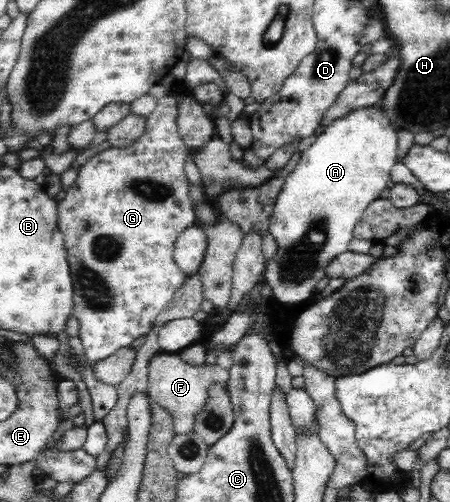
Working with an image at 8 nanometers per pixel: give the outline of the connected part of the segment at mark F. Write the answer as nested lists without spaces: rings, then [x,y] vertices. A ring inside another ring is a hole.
[[[159,352],[150,359],[148,364],[148,394],[152,400],[169,411],[177,435],[194,431],[195,415],[203,409],[211,385],[218,383],[221,388],[227,389],[228,379],[228,369],[219,366],[219,364],[190,365],[181,359],[179,353]]]

